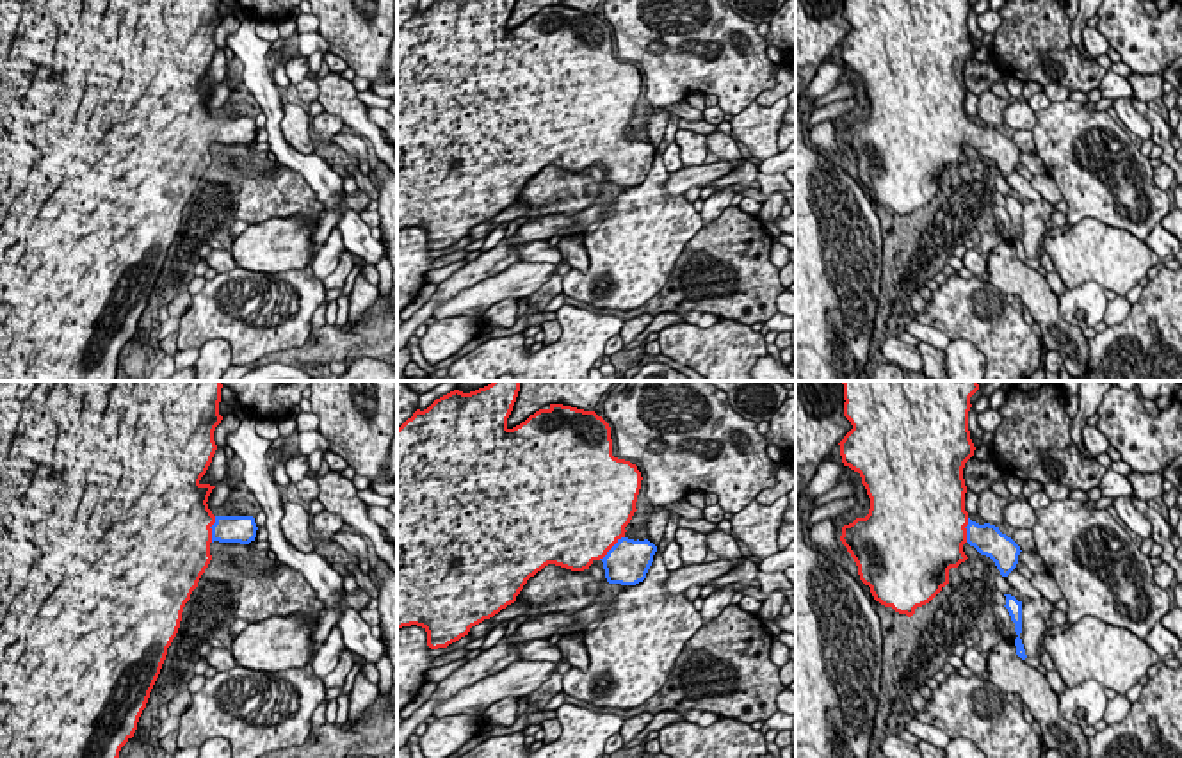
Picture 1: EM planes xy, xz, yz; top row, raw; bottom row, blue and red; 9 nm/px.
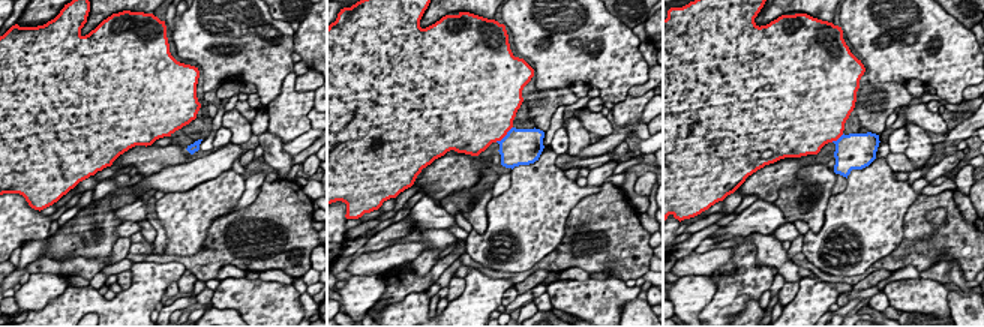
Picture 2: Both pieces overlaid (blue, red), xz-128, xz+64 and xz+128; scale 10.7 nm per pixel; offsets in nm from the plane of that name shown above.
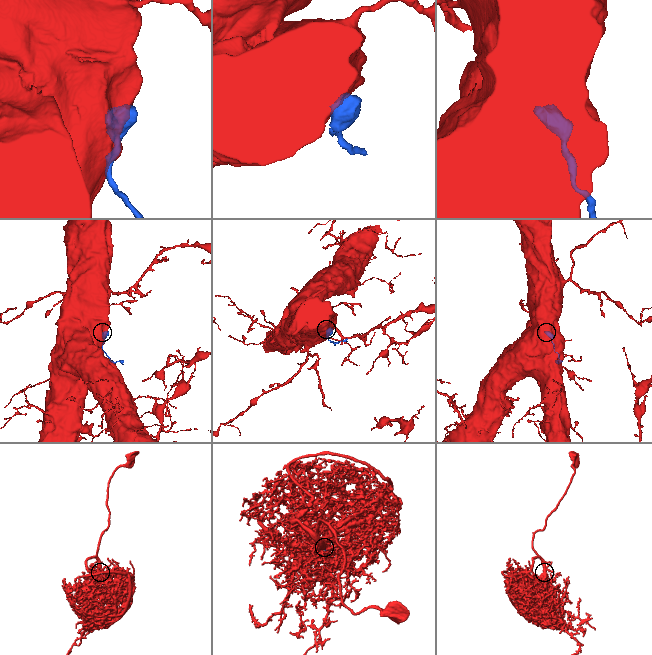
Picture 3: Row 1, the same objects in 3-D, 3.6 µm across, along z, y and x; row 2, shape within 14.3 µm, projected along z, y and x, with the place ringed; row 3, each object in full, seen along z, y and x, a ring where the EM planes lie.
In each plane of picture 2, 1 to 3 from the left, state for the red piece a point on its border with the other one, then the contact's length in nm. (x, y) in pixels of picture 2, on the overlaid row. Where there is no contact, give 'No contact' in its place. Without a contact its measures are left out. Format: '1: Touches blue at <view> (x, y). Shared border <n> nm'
1: No contact
2: Touches blue at xz+64 (506, 135). Shared border 260 nm
3: Touches blue at xz+128 (839, 138). Shared border 170 nm

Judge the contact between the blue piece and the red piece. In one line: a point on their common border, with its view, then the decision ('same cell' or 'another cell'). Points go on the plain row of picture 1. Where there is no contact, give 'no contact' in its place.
xz (611, 150) | same cell

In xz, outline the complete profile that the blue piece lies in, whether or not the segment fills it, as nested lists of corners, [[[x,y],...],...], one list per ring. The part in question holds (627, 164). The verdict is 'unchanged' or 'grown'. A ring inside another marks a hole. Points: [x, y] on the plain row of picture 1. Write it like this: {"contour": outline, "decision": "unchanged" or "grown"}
{"contour": [[[436,0],[397,30],[397,231],[422,228],[431,251],[447,249],[514,205],[527,181],[548,165],[584,173],[602,162],[609,185],[636,187],[653,164],[653,144],[625,137],[643,78],[636,66],[612,57],[609,25],[595,12],[550,5],[509,30],[514,4]]], "decision": "grown"}

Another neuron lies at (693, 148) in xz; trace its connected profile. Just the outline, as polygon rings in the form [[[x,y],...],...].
[[[678,128],[675,144],[680,148],[680,160],[685,167],[705,165],[708,146],[705,135]]]

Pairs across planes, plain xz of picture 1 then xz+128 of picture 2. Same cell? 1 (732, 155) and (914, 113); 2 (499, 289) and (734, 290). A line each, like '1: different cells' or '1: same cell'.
1: same cell
2: different cells

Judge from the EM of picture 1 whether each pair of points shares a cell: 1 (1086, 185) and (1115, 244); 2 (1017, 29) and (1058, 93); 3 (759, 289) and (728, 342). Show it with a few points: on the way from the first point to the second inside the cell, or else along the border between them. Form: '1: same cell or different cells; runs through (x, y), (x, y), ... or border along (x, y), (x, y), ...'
1: different cells; border along (1072, 223), (1097, 217), (1143, 241)
2: different cells; border along (1044, 86), (1061, 84), (1072, 91)
3: different cells; border along (730, 319), (750, 326)

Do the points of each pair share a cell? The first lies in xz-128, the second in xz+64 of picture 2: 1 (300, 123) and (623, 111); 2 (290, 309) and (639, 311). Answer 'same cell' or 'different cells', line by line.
1: same cell
2: different cells

